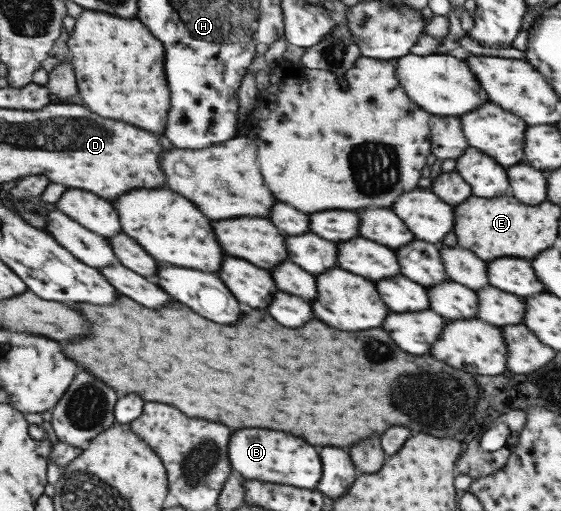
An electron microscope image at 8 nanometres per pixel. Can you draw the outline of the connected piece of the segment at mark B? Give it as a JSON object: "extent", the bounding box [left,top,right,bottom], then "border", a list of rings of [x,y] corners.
{"extent":[230,428,322,490],"border":[[[242,428],[234,432],[234,440],[230,442],[230,462],[233,470],[248,480],[262,480],[262,482],[272,482],[276,484],[286,484],[291,487],[307,488],[314,490],[316,484],[322,478],[322,458],[318,450],[308,444],[306,440],[292,436],[288,432],[278,432],[278,430],[266,430],[266,428]]]}

